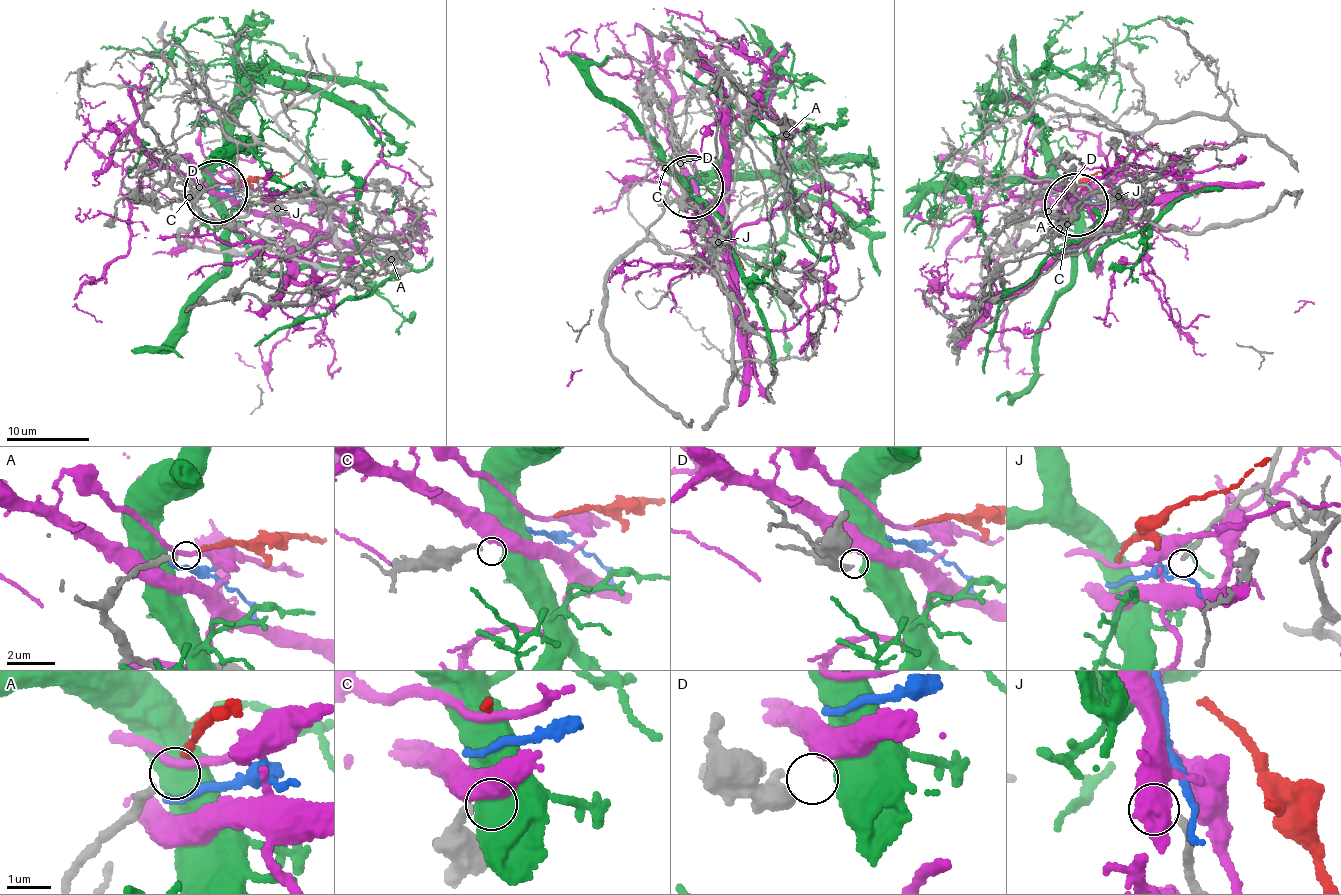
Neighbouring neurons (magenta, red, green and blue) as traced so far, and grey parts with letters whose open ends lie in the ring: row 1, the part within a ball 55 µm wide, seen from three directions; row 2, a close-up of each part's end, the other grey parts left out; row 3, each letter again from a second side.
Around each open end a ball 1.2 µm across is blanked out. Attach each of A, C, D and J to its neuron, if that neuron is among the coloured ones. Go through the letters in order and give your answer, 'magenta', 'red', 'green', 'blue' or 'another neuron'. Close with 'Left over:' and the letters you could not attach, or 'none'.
A: red
C: another neuron
D: another neuron
J: blue
Left over: C, D

